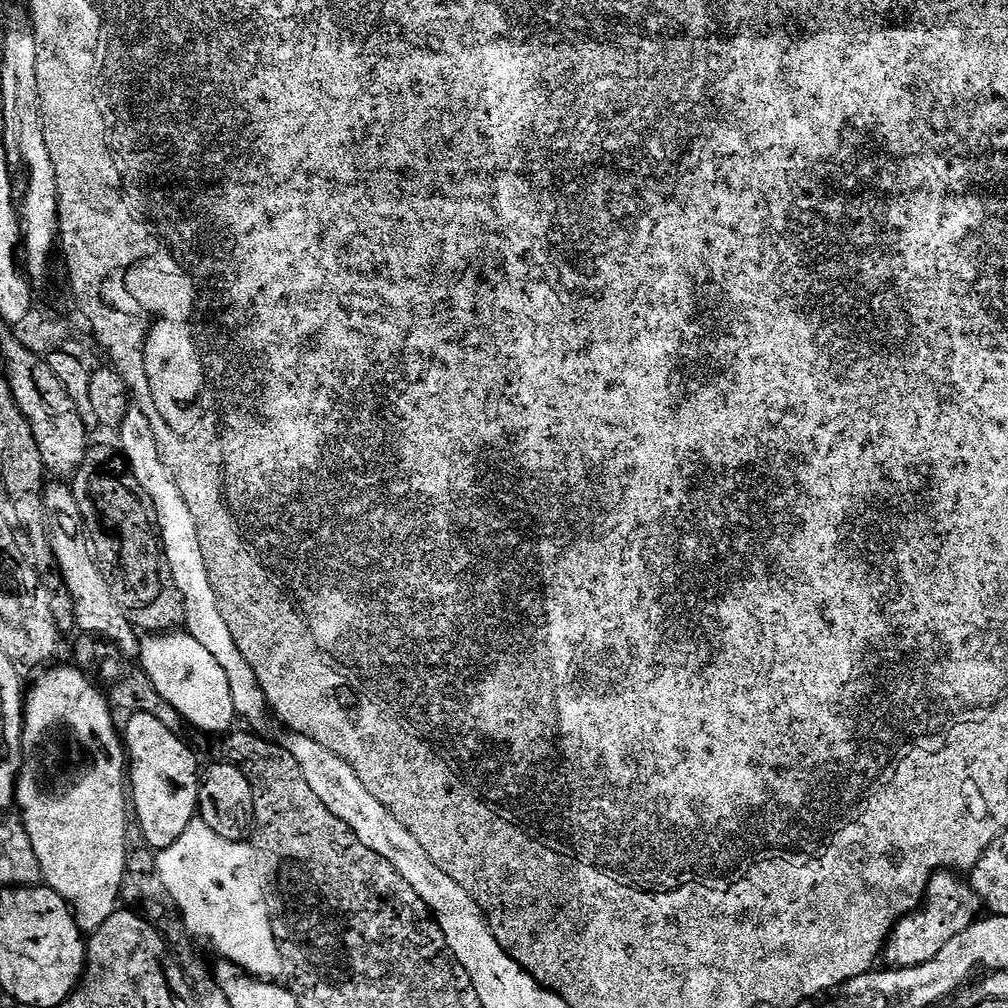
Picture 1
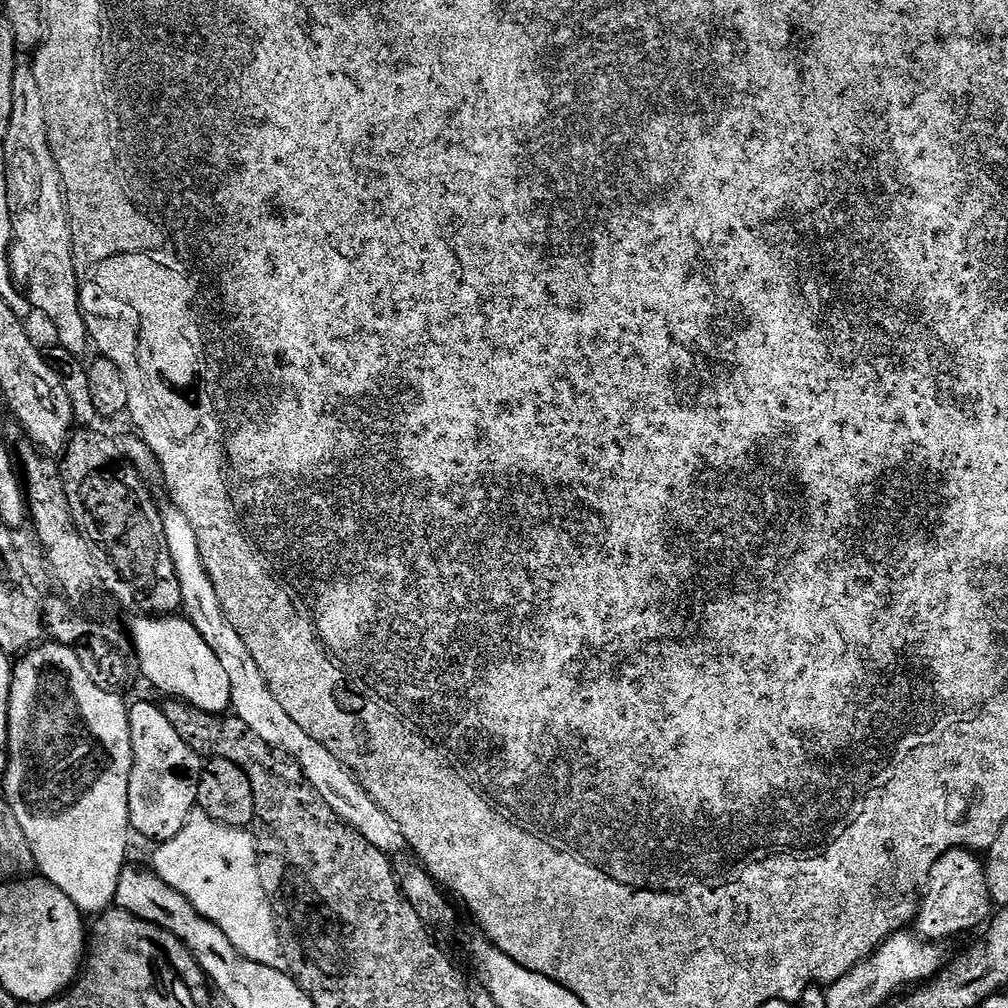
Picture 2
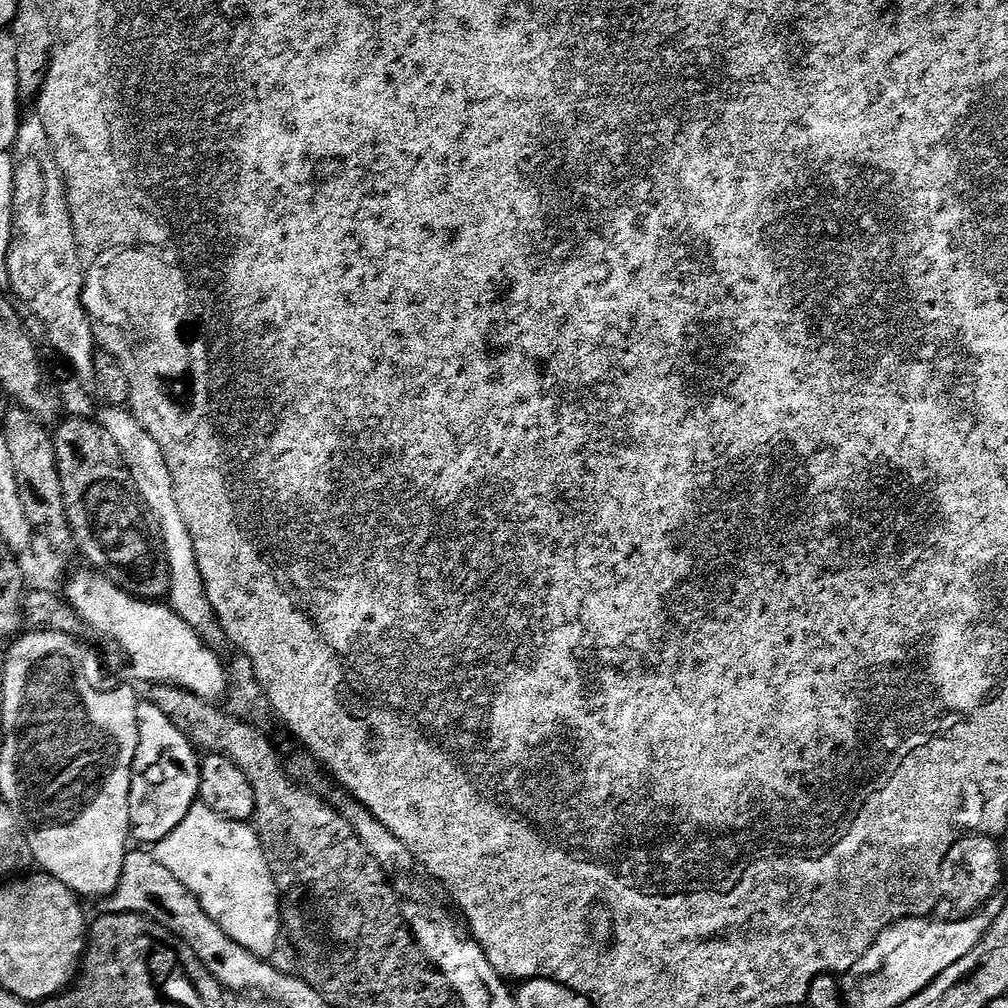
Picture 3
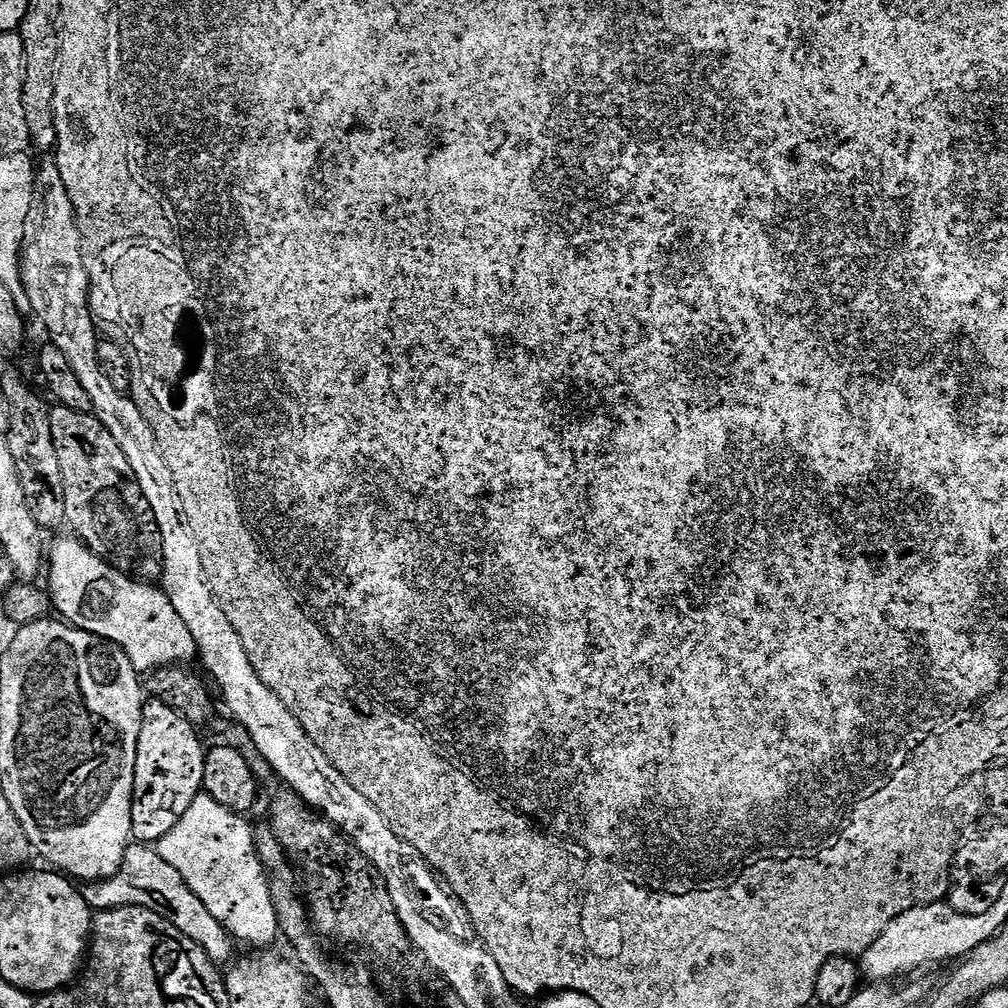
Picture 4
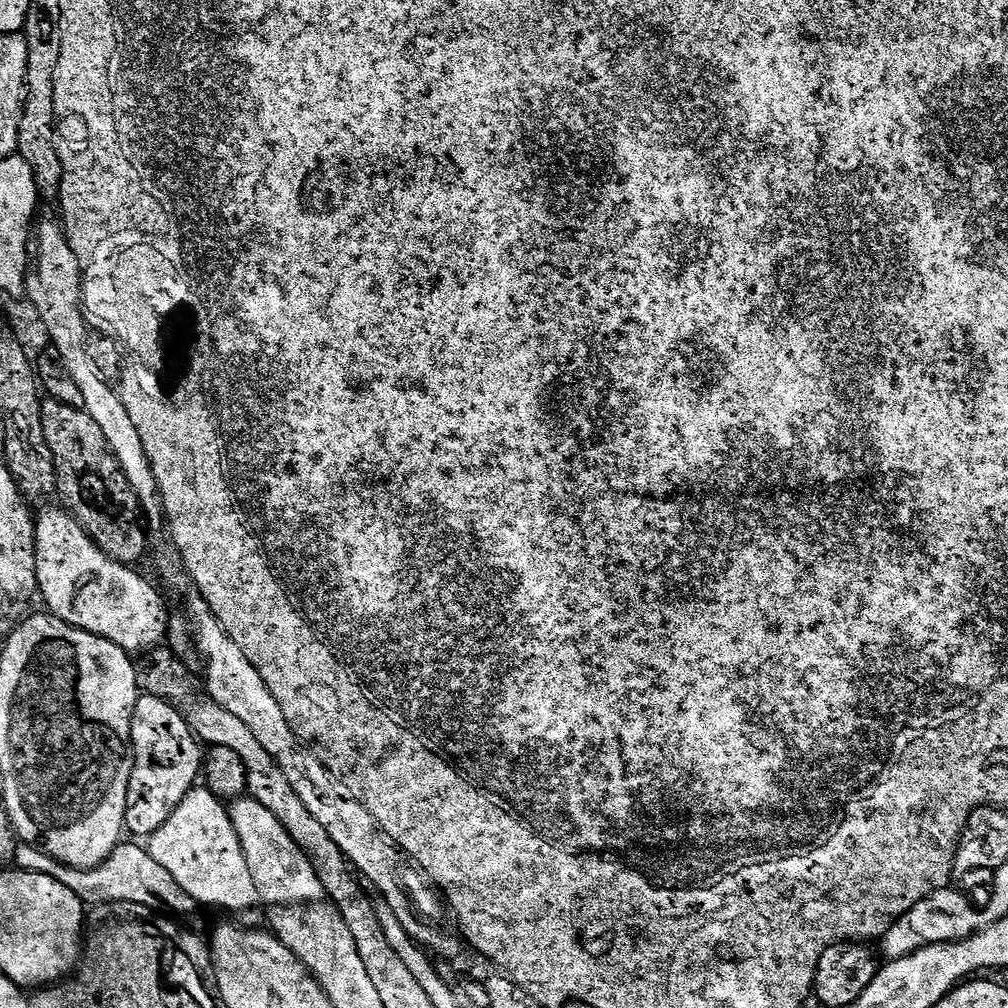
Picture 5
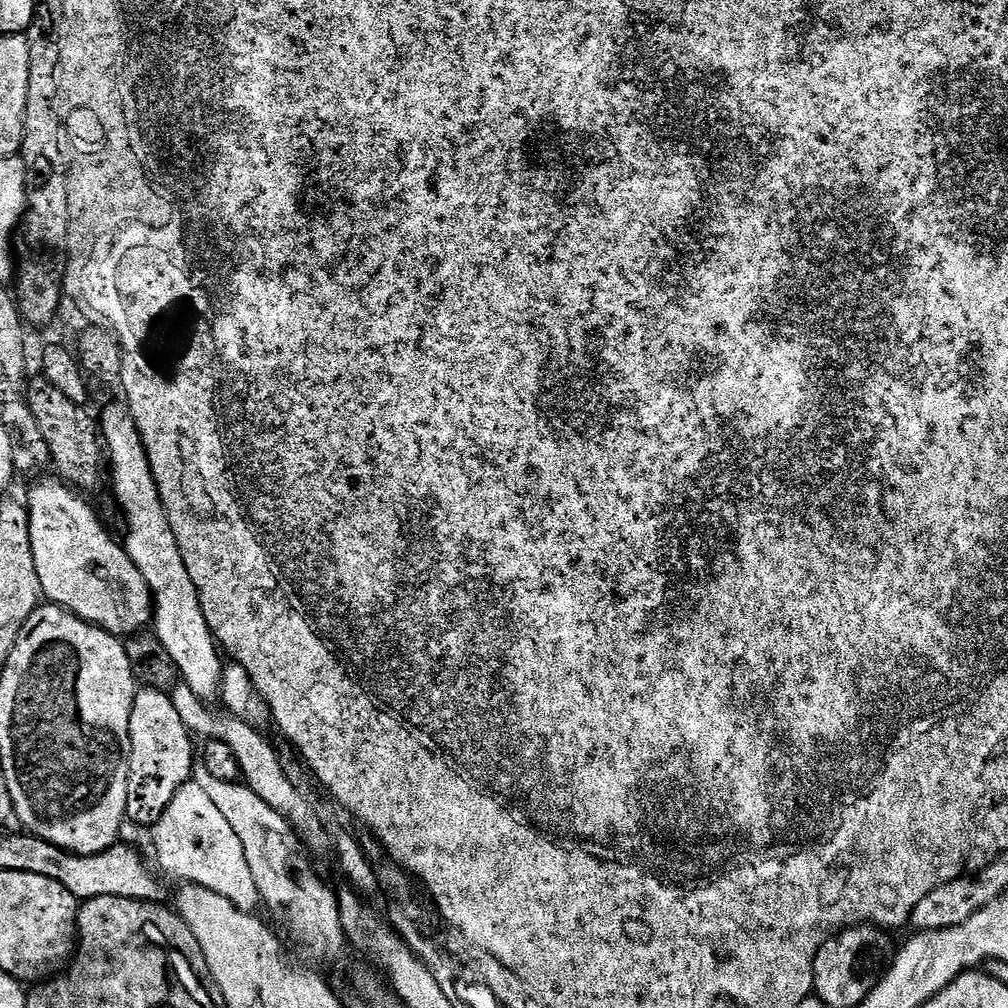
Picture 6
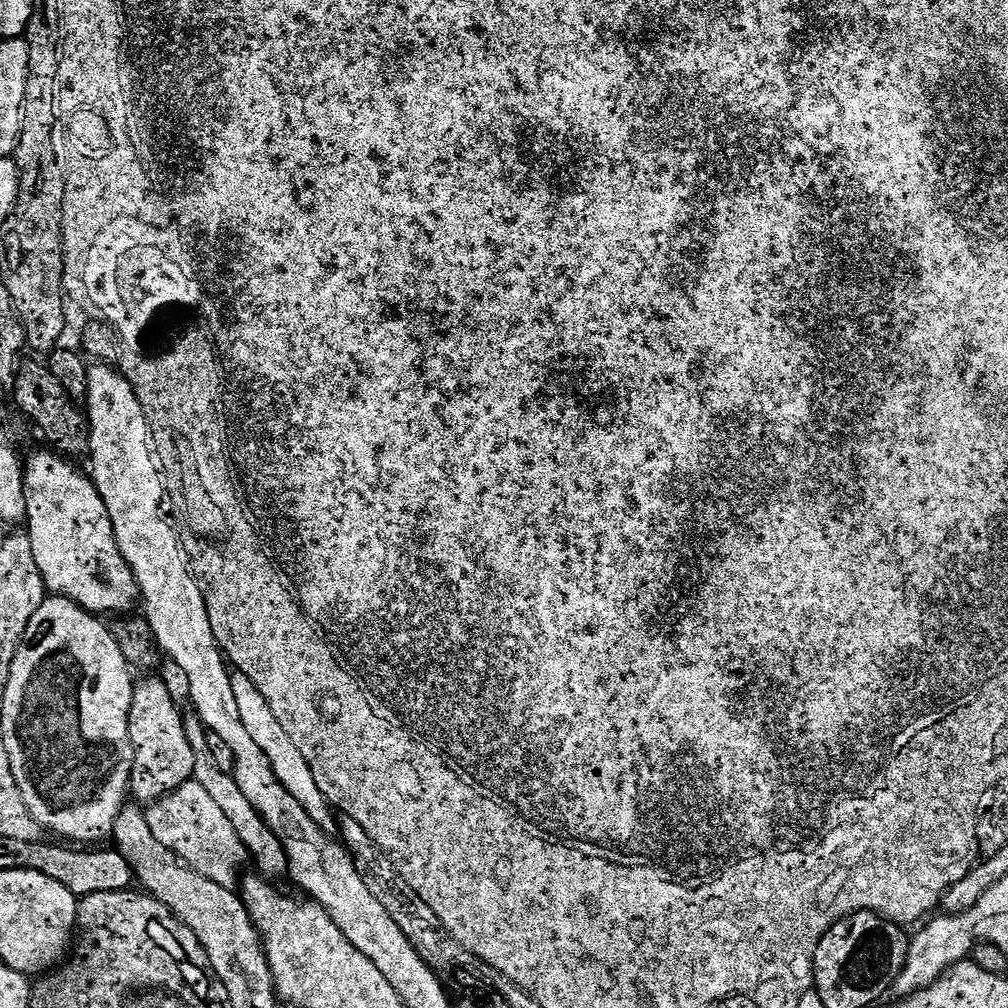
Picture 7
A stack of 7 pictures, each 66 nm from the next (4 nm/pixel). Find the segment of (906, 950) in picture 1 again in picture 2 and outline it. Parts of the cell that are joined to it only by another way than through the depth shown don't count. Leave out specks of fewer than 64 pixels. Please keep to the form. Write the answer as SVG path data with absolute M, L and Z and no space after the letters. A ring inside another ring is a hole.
M952 848L938 858L931 867L914 921L915 931L921 939L944 942L944 939L968 932L981 923L982 926L991 917L994 905L984 869L983 861L969 849Z

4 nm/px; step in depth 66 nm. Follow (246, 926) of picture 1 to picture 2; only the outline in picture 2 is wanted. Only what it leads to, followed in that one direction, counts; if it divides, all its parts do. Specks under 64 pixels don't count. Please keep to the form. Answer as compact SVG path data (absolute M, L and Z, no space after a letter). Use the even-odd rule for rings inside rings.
M193 810L188 820L174 834L174 838L155 845L156 853L152 856L151 871L166 882L178 894L182 894L194 906L198 916L204 916L214 926L226 934L232 945L237 948L247 960L258 964L279 965L282 960L280 951L280 935L276 933L276 926L272 914L272 904L264 895L264 888L260 885L258 874L258 857L256 855L256 838L251 831L242 828L228 828L205 812Z

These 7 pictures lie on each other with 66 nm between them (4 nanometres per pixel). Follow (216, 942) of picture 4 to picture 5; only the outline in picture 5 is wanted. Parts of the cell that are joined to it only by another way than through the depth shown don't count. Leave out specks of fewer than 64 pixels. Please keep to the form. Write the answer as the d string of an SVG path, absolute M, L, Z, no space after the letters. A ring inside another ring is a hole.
M24 842L21 845L21 848L19 845L14 852L15 867L19 871L46 874L62 882L62 886L66 886L66 890L74 890L74 894L78 894L78 898L83 900L85 905L130 902L159 910L164 914L175 914L177 917L184 916L187 912L197 911L196 901L190 894L186 894L186 890L182 890L182 886L178 886L178 882L174 882L166 866L158 866L158 862L154 862L147 847L140 845L139 848L136 844L121 842L110 854L110 858L103 860L96 868L71 868L60 860L55 860L53 856L49 856L43 847L35 843ZM172 912L177 912L177 914Z

